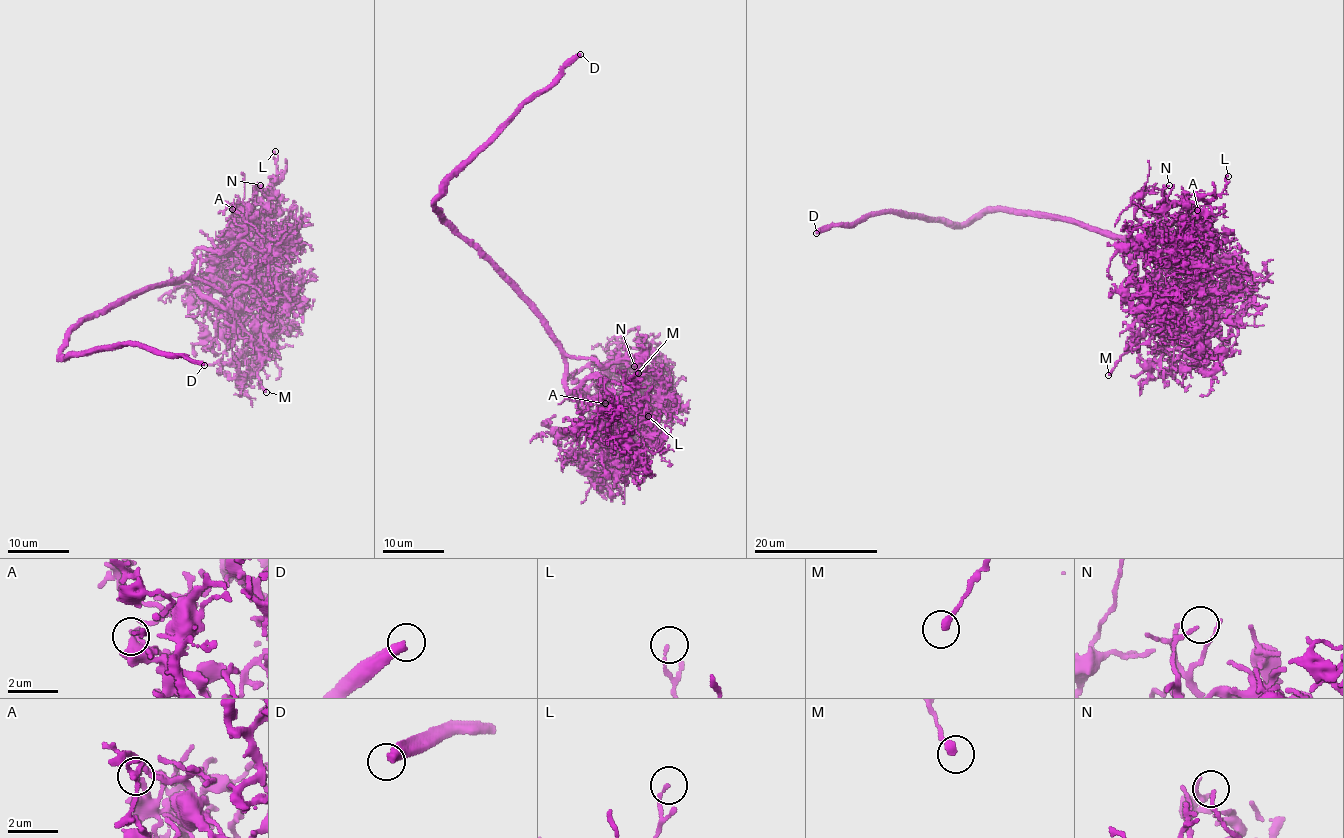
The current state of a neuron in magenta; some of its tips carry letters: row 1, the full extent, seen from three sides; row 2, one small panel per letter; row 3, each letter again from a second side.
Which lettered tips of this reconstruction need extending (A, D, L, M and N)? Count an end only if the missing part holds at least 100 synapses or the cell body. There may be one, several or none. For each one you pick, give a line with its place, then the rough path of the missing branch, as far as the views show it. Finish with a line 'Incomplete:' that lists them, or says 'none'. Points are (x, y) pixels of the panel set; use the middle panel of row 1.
D: (580, 54)
Incomplete: D

